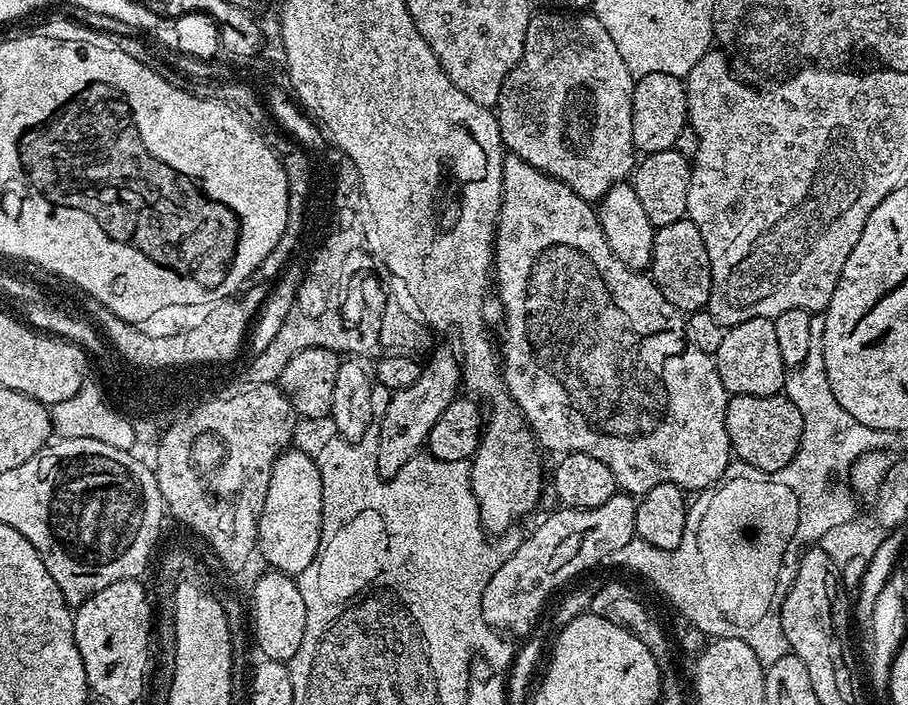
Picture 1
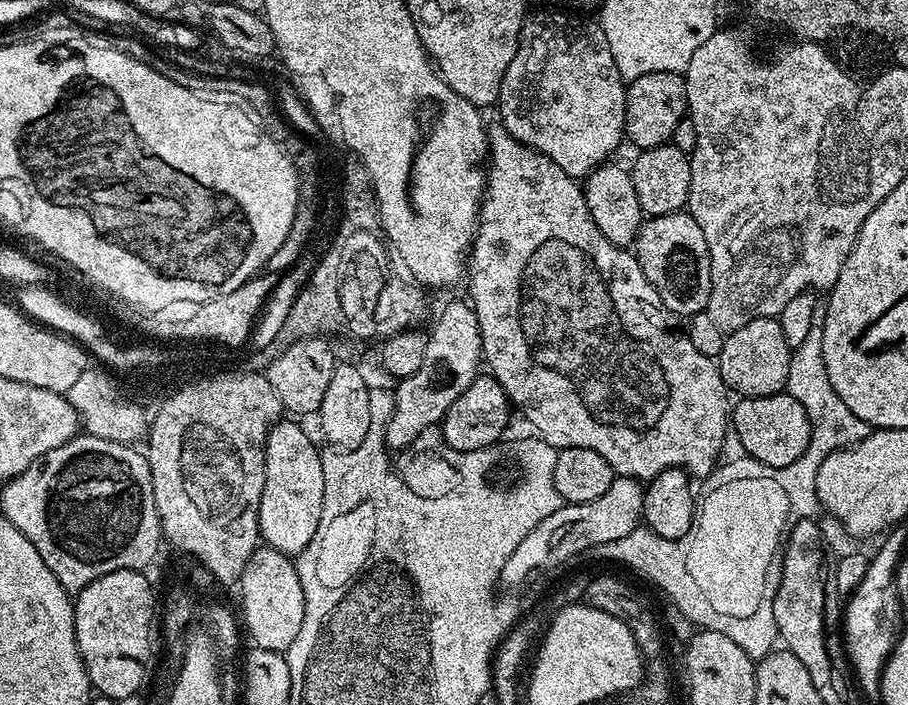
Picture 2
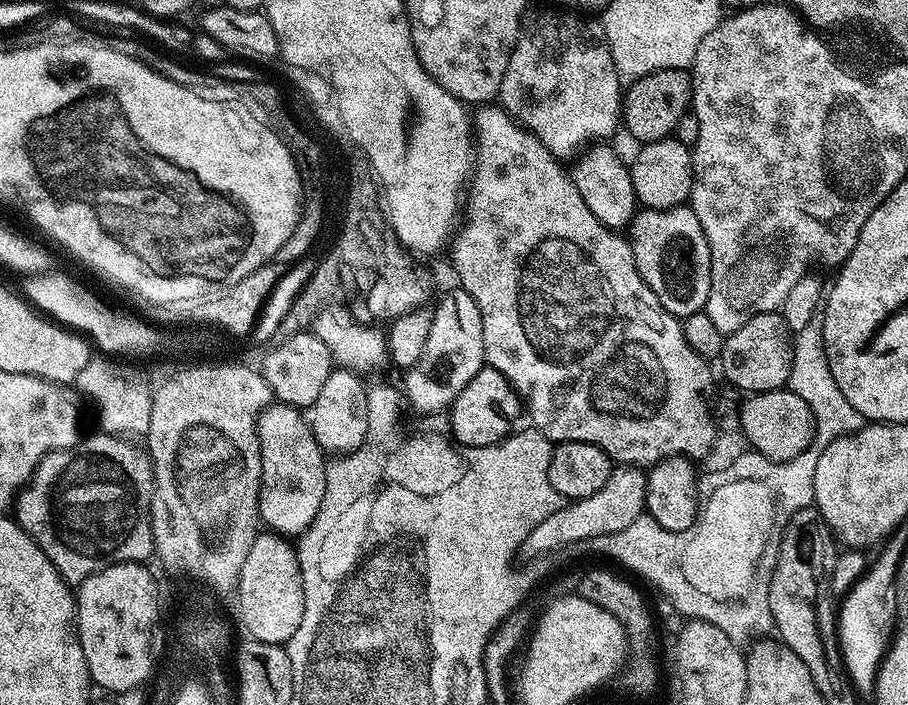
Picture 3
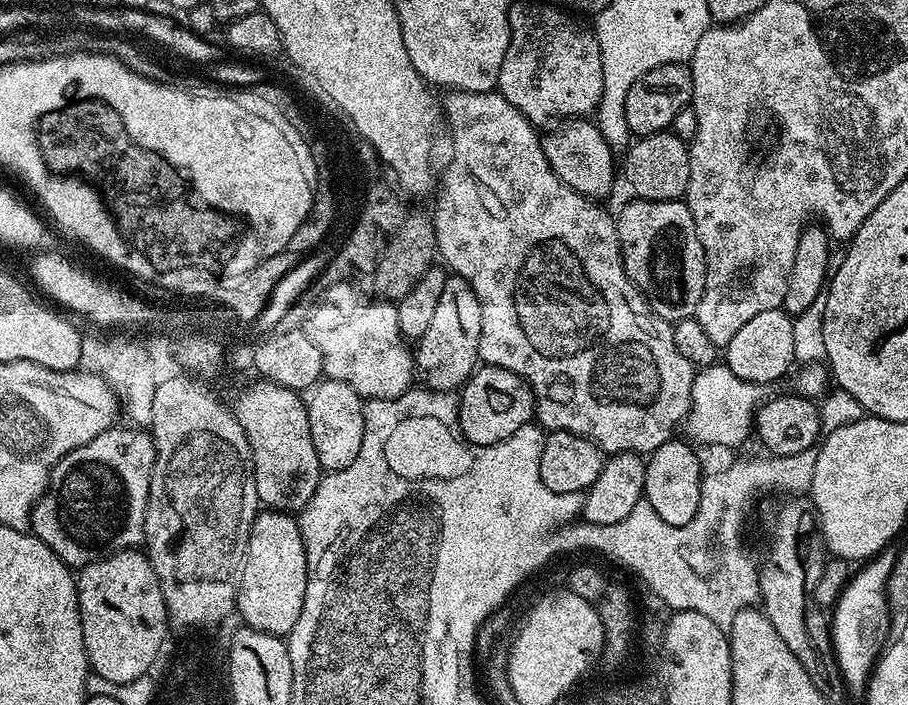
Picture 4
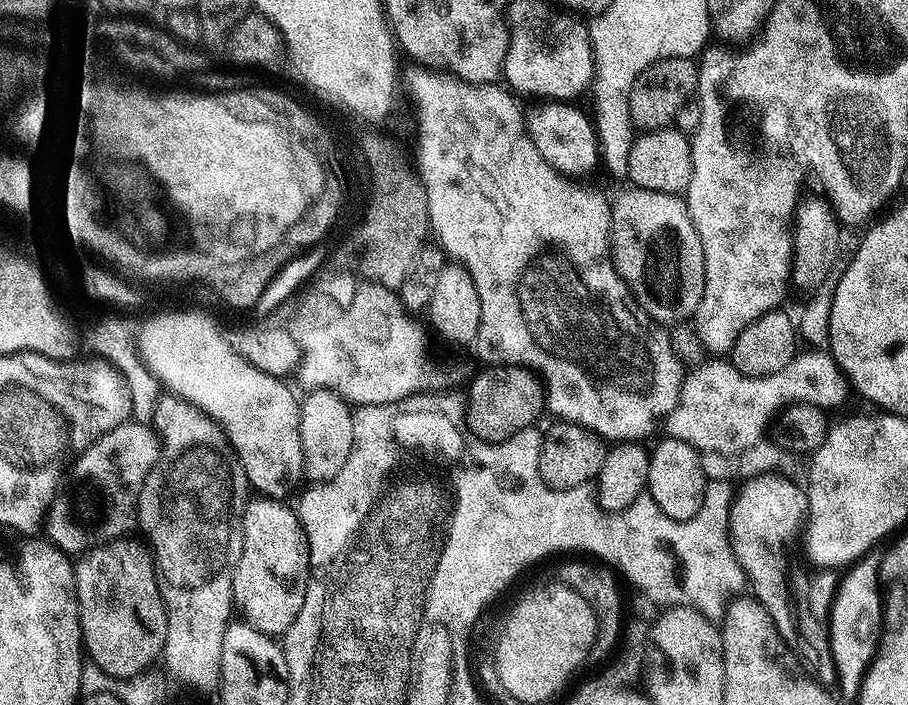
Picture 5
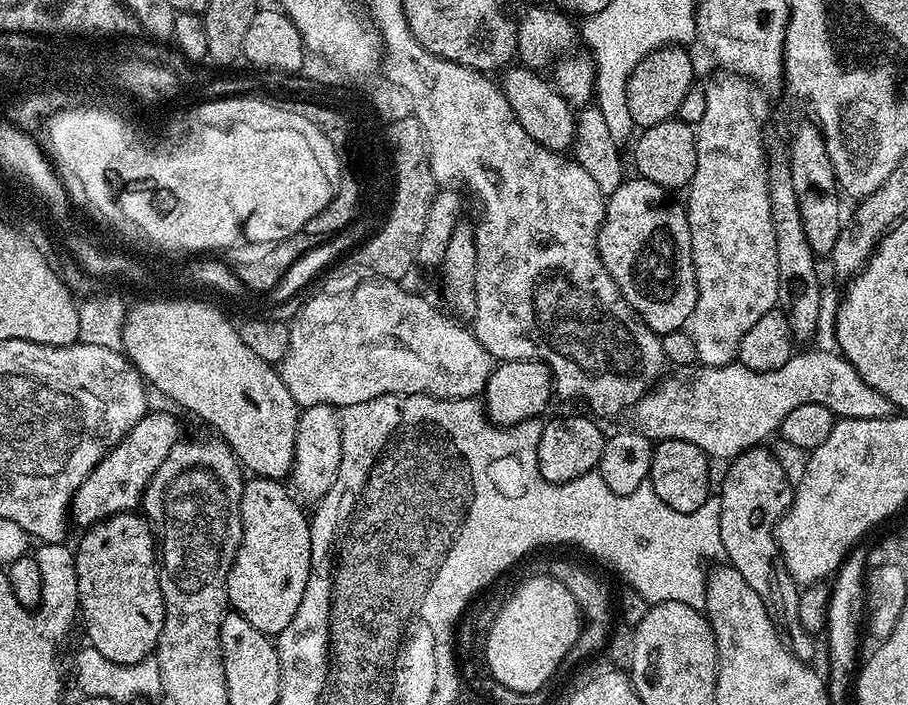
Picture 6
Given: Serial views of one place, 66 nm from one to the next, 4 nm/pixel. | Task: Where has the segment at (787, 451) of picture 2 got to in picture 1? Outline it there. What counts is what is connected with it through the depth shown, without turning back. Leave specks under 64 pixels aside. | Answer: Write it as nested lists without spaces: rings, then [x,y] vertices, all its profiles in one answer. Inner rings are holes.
[[[783,394],[775,396],[729,395],[726,406],[726,434],[737,461],[758,470],[782,470],[798,454],[804,437],[804,414],[801,405]]]

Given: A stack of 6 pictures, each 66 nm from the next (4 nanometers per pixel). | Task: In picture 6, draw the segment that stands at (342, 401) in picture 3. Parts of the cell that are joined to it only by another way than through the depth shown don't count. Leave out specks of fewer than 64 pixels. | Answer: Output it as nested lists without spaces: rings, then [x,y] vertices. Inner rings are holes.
[[[319,404],[303,409],[296,427],[294,458],[290,473],[291,487],[301,501],[318,502],[336,481],[338,466],[342,462],[342,430],[339,411],[331,404]]]

